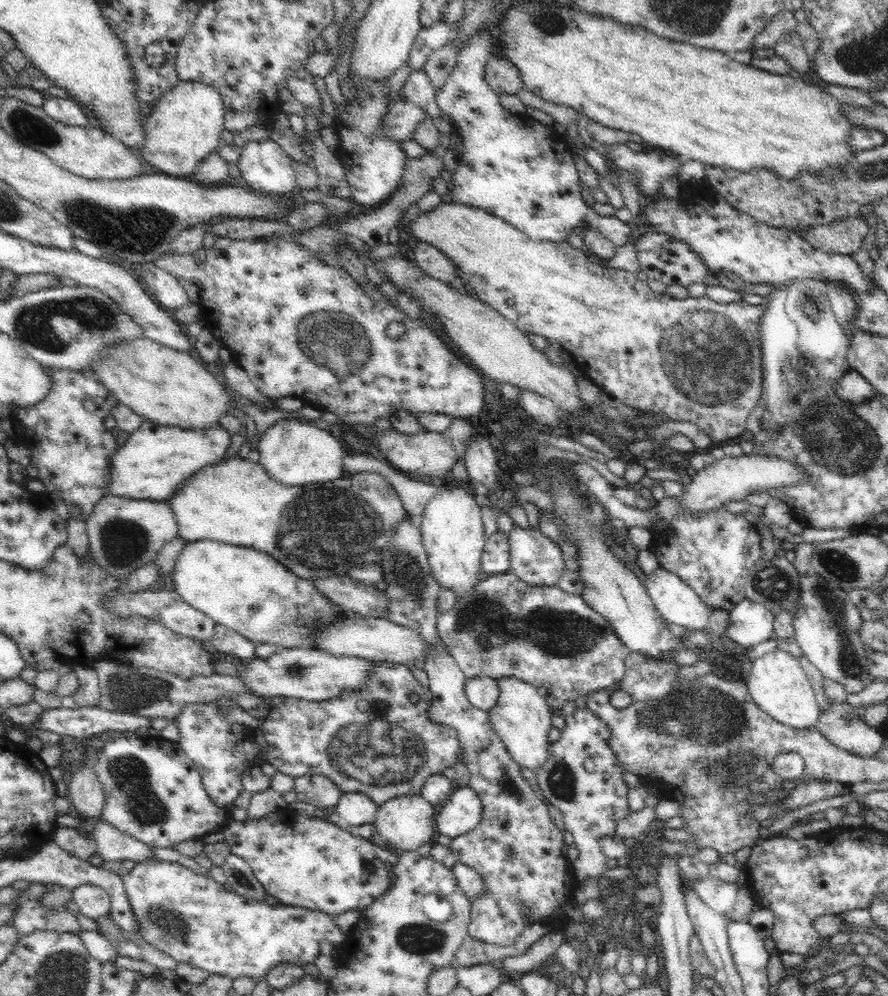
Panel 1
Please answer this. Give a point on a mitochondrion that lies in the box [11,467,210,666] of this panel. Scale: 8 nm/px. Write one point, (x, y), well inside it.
(122, 542)

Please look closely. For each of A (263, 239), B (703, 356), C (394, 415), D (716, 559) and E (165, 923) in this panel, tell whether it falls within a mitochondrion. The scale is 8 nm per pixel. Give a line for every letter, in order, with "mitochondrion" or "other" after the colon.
A: other
B: mitochondrion
C: other
D: other
E: mitochondrion

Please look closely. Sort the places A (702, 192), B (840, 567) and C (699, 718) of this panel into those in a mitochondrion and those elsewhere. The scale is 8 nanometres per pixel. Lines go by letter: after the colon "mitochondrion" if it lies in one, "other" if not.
A: other
B: mitochondrion
C: mitochondrion

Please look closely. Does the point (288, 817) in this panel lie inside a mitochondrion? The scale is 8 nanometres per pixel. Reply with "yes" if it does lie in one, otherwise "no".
no

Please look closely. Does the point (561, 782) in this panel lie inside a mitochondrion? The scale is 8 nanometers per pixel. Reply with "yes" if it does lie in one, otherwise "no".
yes

